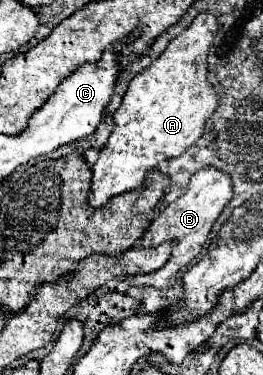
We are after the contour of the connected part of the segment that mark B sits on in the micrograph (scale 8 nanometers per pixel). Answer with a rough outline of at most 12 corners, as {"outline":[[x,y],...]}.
{"outline":[[217,168],[193,174],[187,192],[147,228],[139,246],[177,242],[167,264],[129,286],[171,288],[203,250],[231,200]]}

